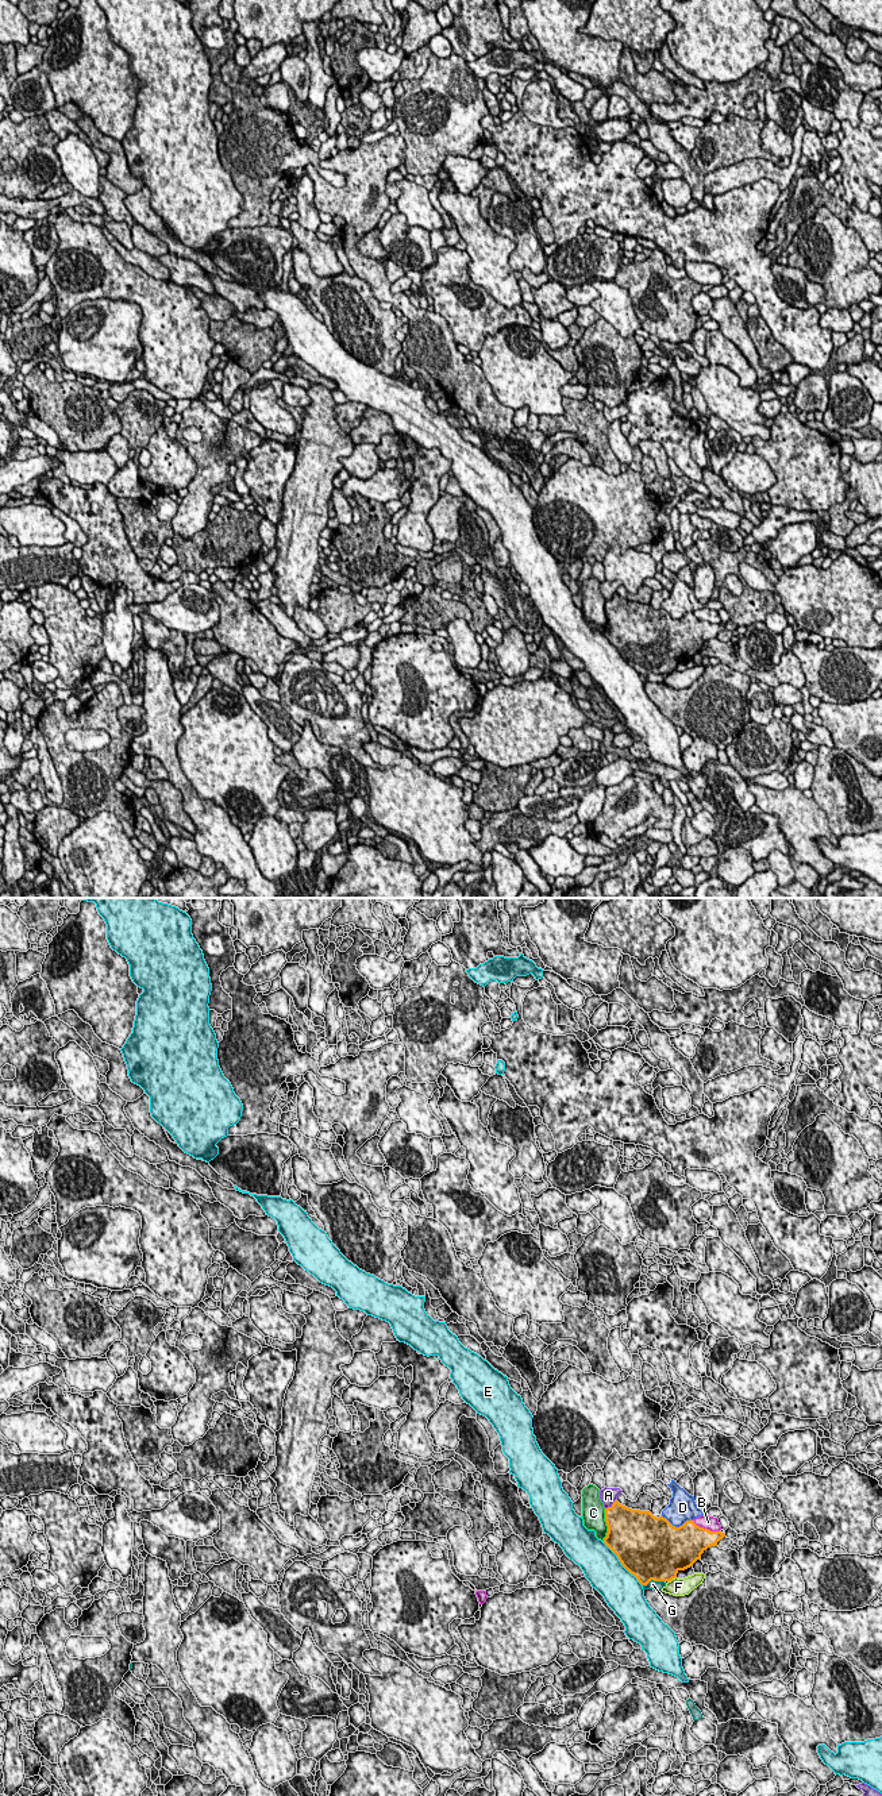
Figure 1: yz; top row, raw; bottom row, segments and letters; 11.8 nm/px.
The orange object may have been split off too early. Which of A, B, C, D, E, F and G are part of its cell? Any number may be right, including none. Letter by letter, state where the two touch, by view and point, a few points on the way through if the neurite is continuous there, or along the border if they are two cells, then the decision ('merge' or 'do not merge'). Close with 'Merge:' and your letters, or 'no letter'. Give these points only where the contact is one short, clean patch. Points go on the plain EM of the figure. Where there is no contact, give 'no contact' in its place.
A: yz (612, 597) | do not merge
B: yz (705, 621) | do not merge
C: yz (607, 617) | do not merge
D: yz (677, 620) | do not merge
E: yz (621, 656) | do not merge
F: yz (671, 671) | do not merge
G: yz (653, 671) | along yz (663, 673), (650, 673), (643, 678) | do not merge
Merge: no letter

